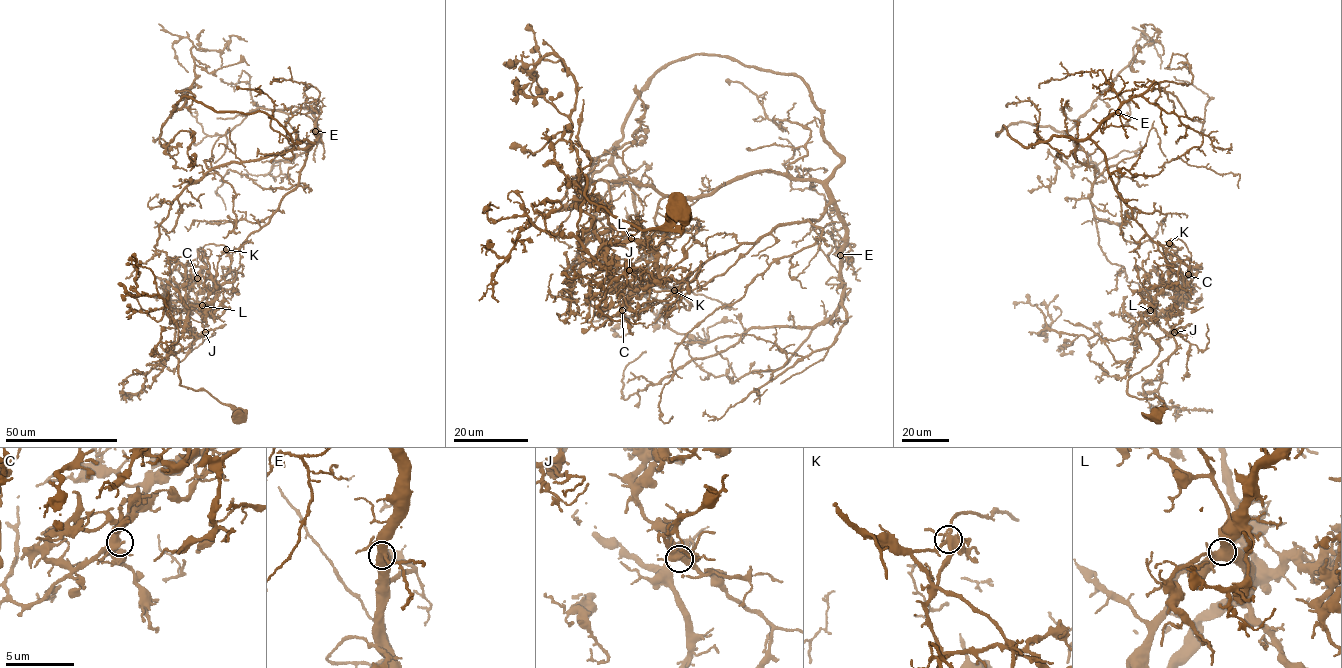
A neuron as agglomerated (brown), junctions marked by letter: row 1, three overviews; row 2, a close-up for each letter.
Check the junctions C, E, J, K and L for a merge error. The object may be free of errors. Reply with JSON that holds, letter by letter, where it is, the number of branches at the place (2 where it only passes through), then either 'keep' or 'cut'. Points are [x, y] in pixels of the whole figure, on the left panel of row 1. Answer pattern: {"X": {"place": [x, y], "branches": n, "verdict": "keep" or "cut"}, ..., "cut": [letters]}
{"C": {"place": [197, 278], "branches": 5, "verdict": "keep"}, "E": {"place": [315, 131], "branches": 4, "verdict": "keep"}, "J": {"place": [205, 332], "branches": 5, "verdict": "keep"}, "K": {"place": [226, 249], "branches": 7, "verdict": "cut"}, "L": {"place": [202, 305], "branches": 5, "verdict": "keep"}, "cut": ["K"]}

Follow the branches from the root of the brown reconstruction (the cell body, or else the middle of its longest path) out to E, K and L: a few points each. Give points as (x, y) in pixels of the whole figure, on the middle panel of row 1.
E: (681, 211), (641, 229), (584, 175), (578, 239), (593, 218), (682, 283), (832, 203), (840, 255)
K: (681, 211), (641, 229), (589, 199), (584, 175), (579, 240), (593, 218), (602, 240), (643, 241), (675, 290)
L: (681, 211), (641, 229), (589, 199), (584, 175), (579, 240), (593, 218), (602, 240), (631, 238)

